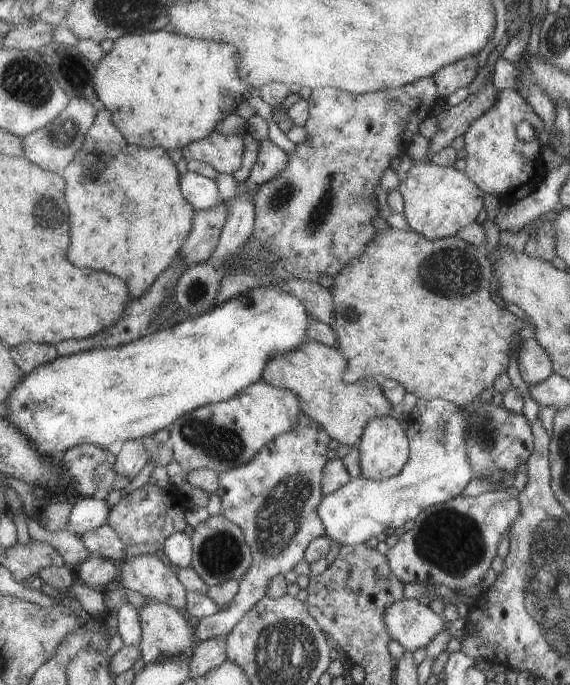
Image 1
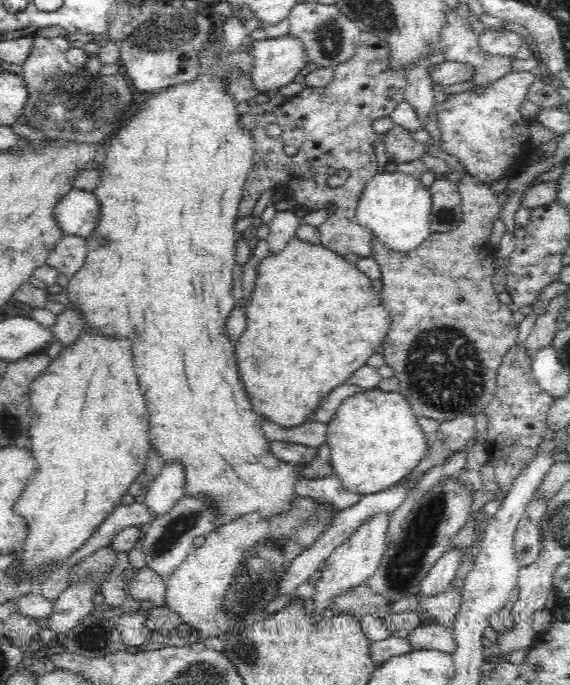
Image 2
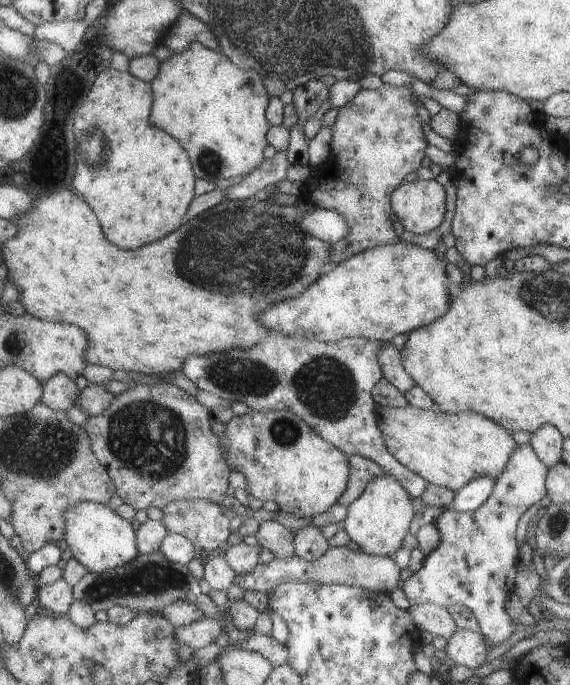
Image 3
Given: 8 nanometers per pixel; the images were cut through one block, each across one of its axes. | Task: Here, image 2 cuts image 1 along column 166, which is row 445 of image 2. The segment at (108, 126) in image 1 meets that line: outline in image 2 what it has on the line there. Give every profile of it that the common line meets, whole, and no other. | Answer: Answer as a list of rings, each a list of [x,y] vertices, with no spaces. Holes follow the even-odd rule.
[[[221,29],[214,30],[209,42],[198,54],[198,74],[194,80],[180,82],[150,93],[150,96],[134,110],[134,116],[128,123],[122,122],[122,127],[116,132],[114,138],[107,144],[106,158],[99,185],[93,193],[98,199],[101,208],[99,223],[91,234],[85,237],[87,242],[87,255],[84,266],[74,274],[67,285],[69,292],[68,302],[81,312],[84,327],[93,329],[112,338],[130,338],[138,334],[138,344],[134,344],[134,366],[138,370],[140,388],[146,398],[146,406],[150,410],[150,444],[164,456],[164,462],[179,462],[185,470],[185,494],[205,494],[213,501],[217,510],[218,523],[223,524],[234,518],[240,518],[250,512],[259,512],[261,516],[270,516],[274,510],[288,510],[290,502],[297,498],[294,492],[296,473],[293,466],[282,459],[270,454],[268,439],[262,435],[258,427],[259,416],[252,412],[252,405],[248,402],[244,388],[238,378],[238,368],[234,360],[234,343],[226,335],[226,318],[235,307],[236,300],[230,295],[232,290],[232,268],[235,266],[236,232],[235,223],[240,200],[247,175],[254,167],[254,139],[252,135],[239,124],[240,114],[236,107],[238,102],[227,91],[227,84],[232,77],[249,77],[253,70],[253,56],[249,48],[248,39],[236,46],[236,50],[225,52],[223,50],[223,37]]]

